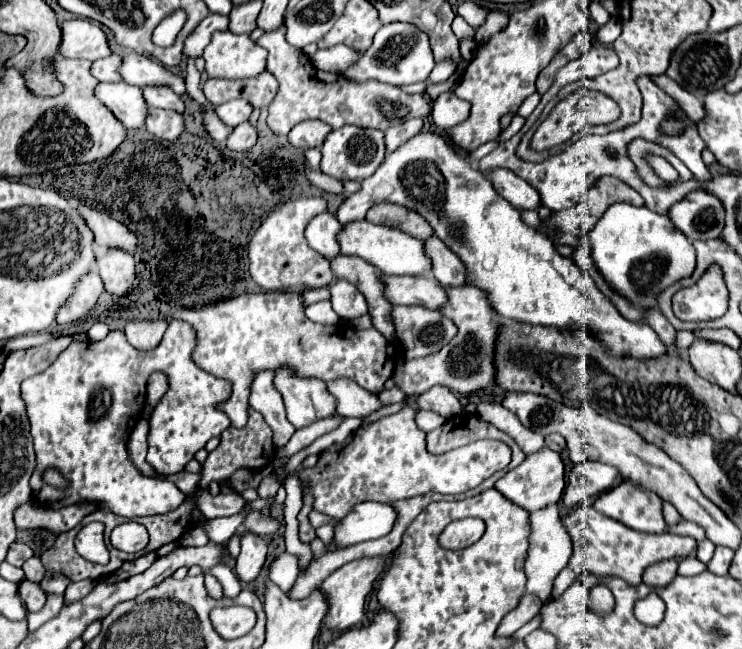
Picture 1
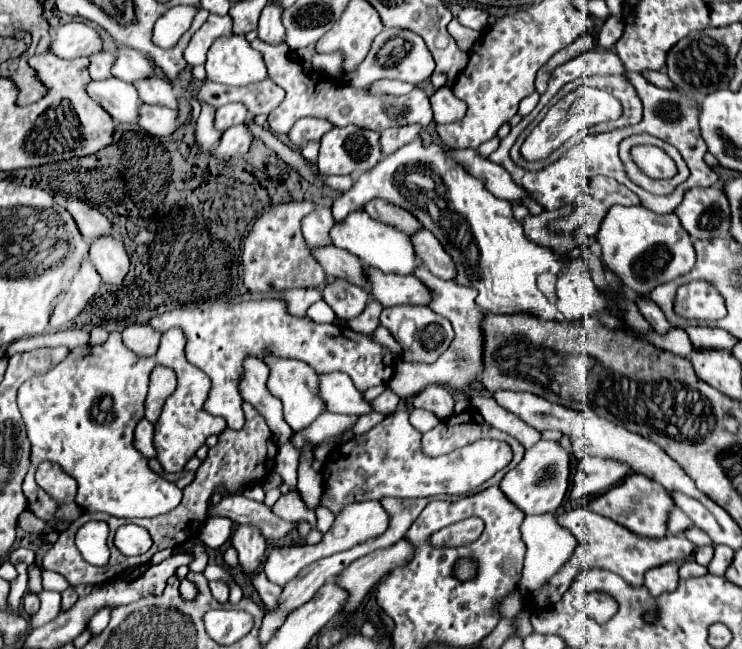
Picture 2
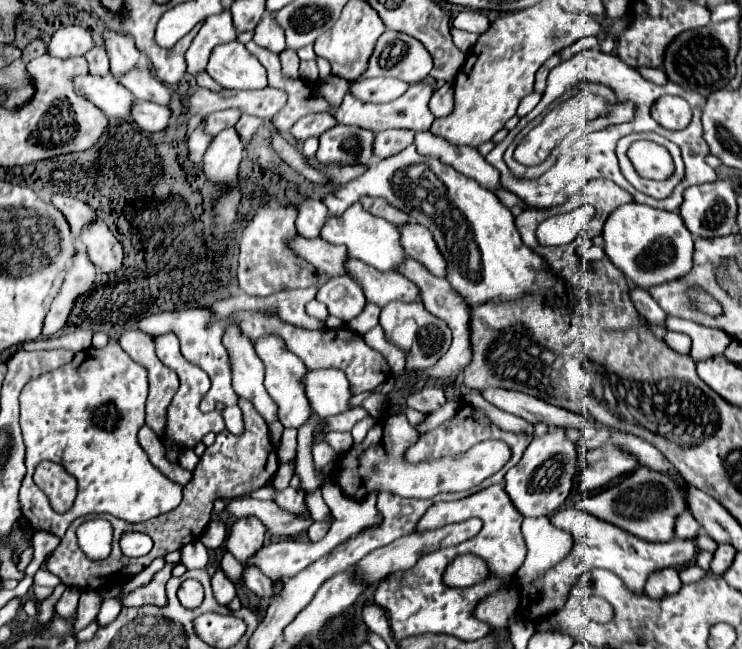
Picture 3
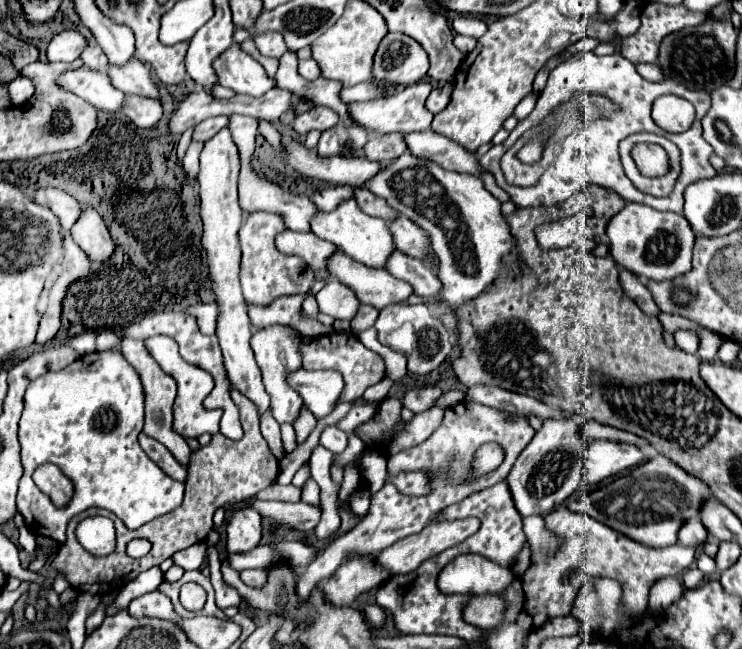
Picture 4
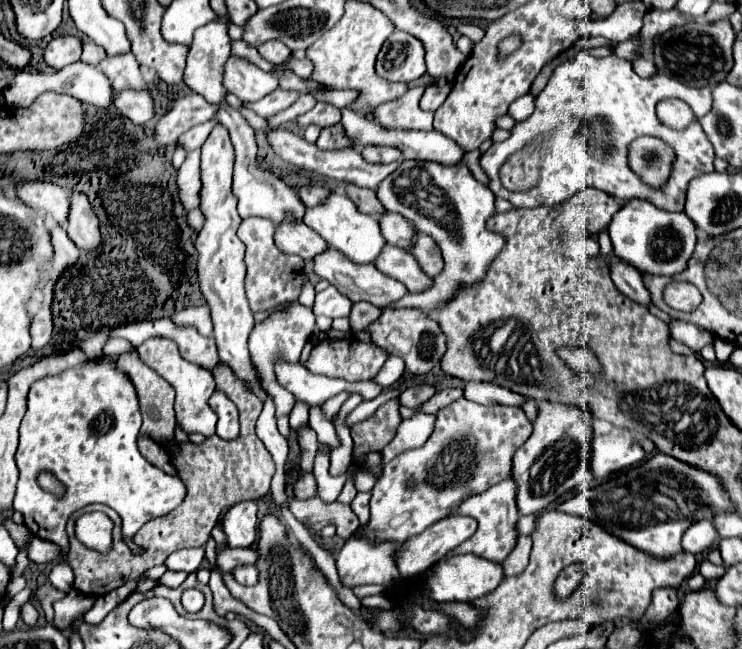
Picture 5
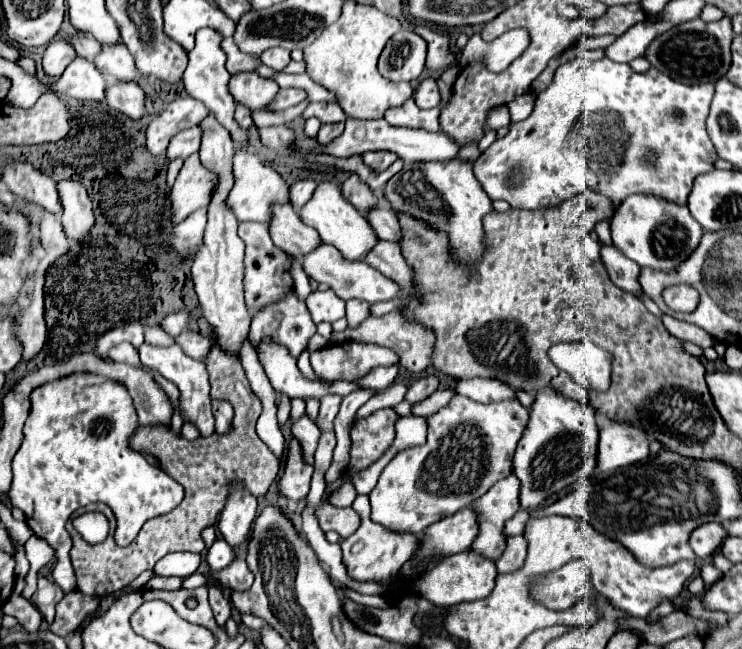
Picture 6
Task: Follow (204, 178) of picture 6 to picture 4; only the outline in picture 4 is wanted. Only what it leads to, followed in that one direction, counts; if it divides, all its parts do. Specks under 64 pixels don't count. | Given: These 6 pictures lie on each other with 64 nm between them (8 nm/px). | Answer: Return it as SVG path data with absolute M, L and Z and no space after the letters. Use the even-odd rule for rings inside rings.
M192 140L192 144L190 144L190 146L188 146L188 150L186 150L186 156L184 156L182 164L184 164L184 170L186 170L188 178L196 178L200 150L202 150L202 144L200 144L200 142L196 142L196 140Z

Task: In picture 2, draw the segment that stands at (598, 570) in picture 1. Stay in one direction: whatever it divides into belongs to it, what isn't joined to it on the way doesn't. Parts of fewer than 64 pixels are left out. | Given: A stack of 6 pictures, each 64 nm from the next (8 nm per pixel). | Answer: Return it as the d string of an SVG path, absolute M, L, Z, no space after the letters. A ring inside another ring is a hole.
M576 506L572 510L560 512L558 524L574 534L574 538L578 540L578 546L576 546L572 558L568 560L568 564L564 564L564 568L556 576L552 576L552 580L540 592L530 596L530 604L534 606L534 600L536 600L536 608L546 608L548 604L556 604L562 598L562 594L568 590L572 580L582 570L588 570L588 568L610 570L610 572L622 576L630 586L642 586L646 570L650 570L654 566L662 566L672 560L688 560L694 552L694 544L684 536L668 534L664 538L644 538L644 536L638 536L638 534L630 532L628 528L612 522L610 518L604 518L584 506Z

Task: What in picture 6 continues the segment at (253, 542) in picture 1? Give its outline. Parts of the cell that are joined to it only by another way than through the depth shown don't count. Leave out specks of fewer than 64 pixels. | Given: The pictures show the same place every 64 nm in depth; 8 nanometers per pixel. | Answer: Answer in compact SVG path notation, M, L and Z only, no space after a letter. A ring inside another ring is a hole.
M240 484L232 486L228 496L228 504L218 518L218 530L226 538L228 544L240 546L250 540L252 522L256 518L256 498L248 496Z

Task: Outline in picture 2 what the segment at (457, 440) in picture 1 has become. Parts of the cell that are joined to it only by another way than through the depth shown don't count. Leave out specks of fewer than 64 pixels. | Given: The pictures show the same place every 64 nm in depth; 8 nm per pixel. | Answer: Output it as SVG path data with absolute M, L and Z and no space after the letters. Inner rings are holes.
M466 410L462 414L450 416L448 420L442 420L436 428L432 428L430 432L424 434L422 450L428 456L440 456L440 454L448 454L448 452L452 452L456 448L462 448L462 446L466 446L470 442L476 442L480 438L502 440L502 442L510 444L510 448L514 452L512 462L504 470L500 470L496 476L492 476L492 480L488 480L486 484L480 486L484 490L488 486L498 484L502 480L502 476L522 460L524 448L522 448L522 444L516 438L512 438L506 432L500 432L500 430L492 428L490 424L486 424L476 410Z

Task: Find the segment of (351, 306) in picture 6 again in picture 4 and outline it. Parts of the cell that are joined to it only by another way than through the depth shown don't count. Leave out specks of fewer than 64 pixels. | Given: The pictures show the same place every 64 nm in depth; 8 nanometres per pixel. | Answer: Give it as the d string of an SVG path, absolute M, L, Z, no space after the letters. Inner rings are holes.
M362 304L358 316L354 316L352 322L350 322L352 332L358 334L358 332L362 332L362 330L366 330L366 328L372 328L374 322L376 322L376 318L378 318L378 308L372 308L372 306L368 306L368 304Z

